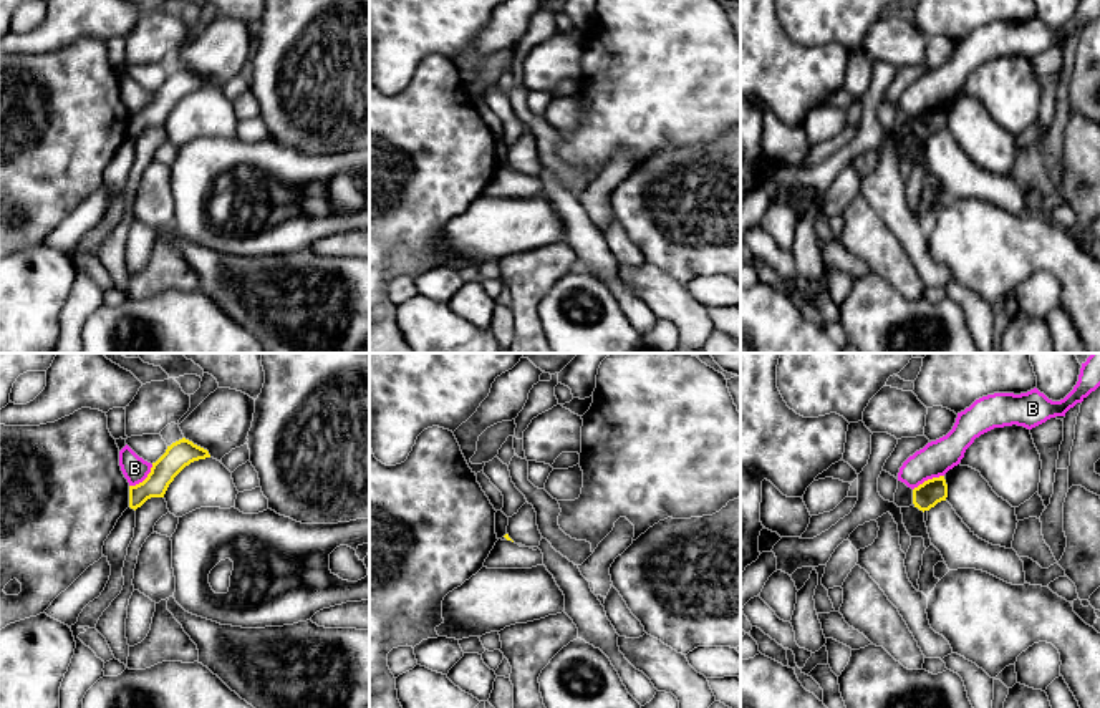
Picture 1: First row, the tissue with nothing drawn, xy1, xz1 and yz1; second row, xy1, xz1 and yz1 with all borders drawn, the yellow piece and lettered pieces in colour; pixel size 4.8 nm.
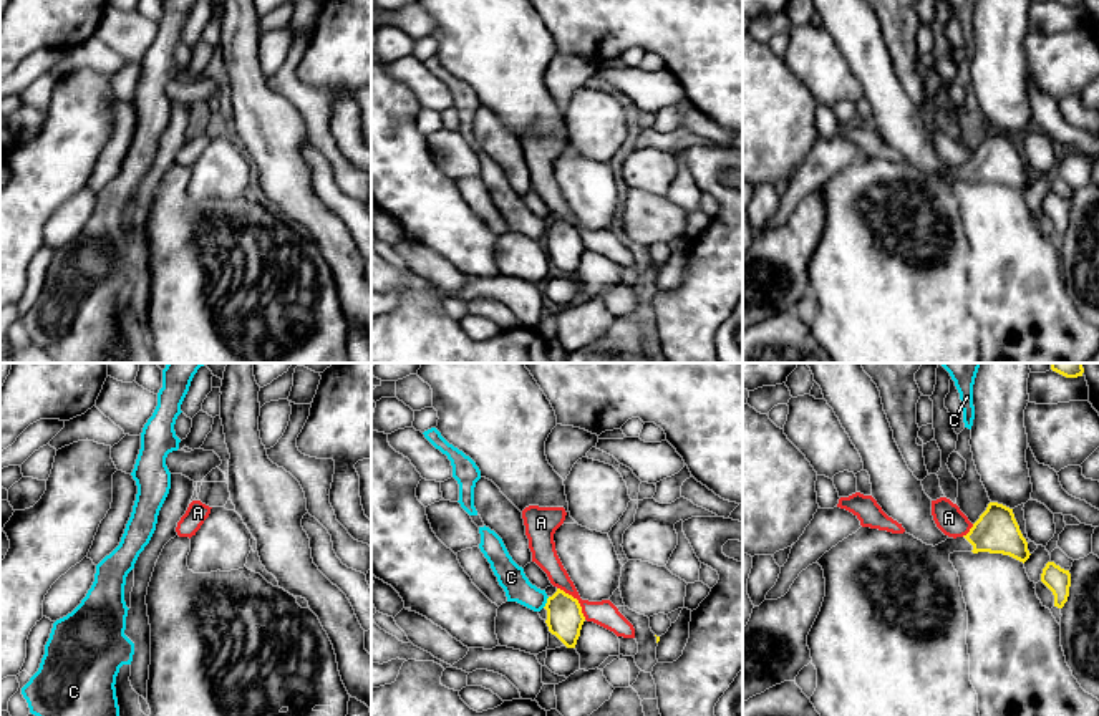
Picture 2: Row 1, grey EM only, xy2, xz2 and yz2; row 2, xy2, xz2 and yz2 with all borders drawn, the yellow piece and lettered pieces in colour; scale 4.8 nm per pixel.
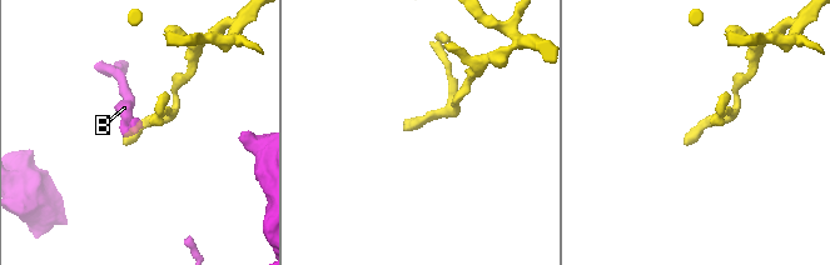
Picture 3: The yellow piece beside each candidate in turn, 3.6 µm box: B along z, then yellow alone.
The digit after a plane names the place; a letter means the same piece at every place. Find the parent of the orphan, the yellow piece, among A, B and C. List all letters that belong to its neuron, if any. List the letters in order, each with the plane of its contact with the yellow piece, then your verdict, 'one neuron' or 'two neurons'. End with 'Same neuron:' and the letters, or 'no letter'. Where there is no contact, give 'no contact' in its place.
A: xz2 | two neurons
B: yz1 | two neurons
C: xz2 | two neurons
Same neuron: no letter

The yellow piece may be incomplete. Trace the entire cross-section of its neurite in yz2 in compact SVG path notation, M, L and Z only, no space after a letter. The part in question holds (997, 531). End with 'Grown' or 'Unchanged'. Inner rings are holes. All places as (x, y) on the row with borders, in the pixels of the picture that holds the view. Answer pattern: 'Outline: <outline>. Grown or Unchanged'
Outline: M990 502L986 510L973 524L970 532L963 537L946 539L938 545L927 545L913 535L892 534L887 530L860 527L855 534L849 535L829 552L825 552L817 564L824 570L825 578L825 597L821 607L821 612L807 635L807 646L811 650L812 665L817 670L817 688L809 698L816 711L821 716L980 716L978 713L978 694L970 681L970 655L966 645L966 630L968 630L968 612L960 587L960 577L950 562L953 552L990 552L1009 555L1019 562L1029 559L1028 542L1023 537L1019 525L1014 519L1013 509Z. Grown

